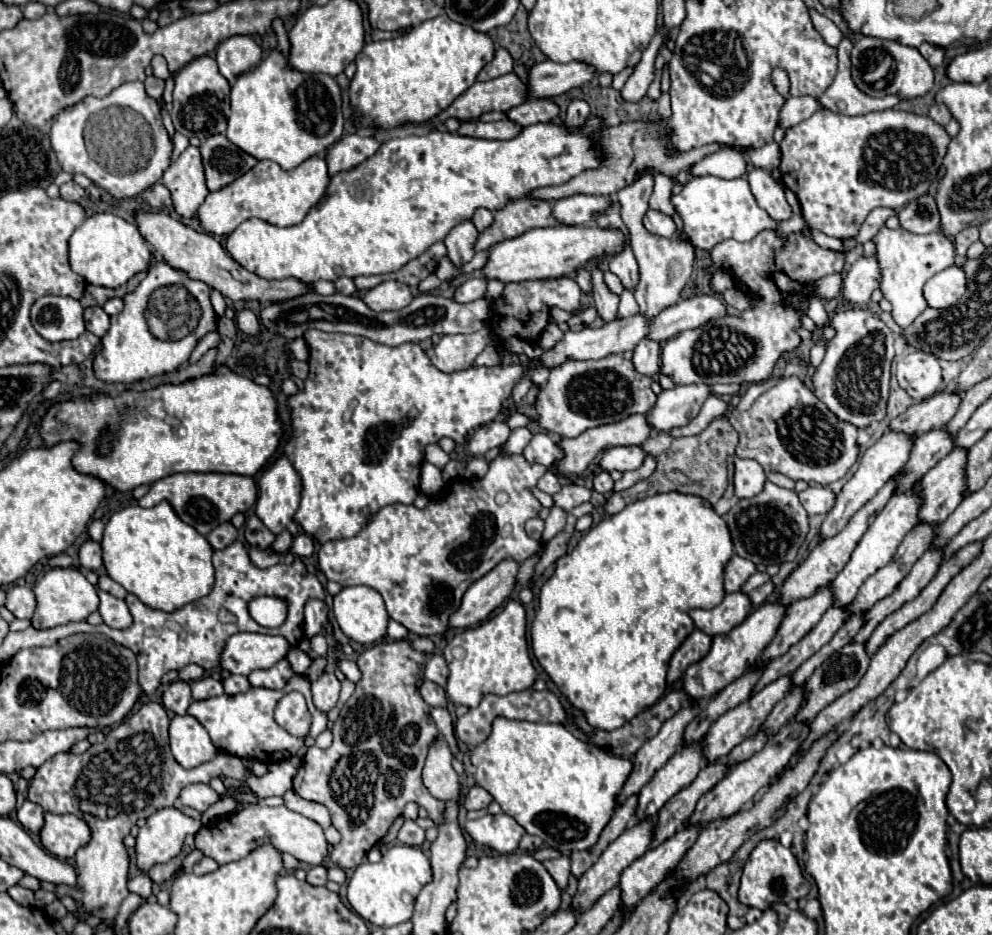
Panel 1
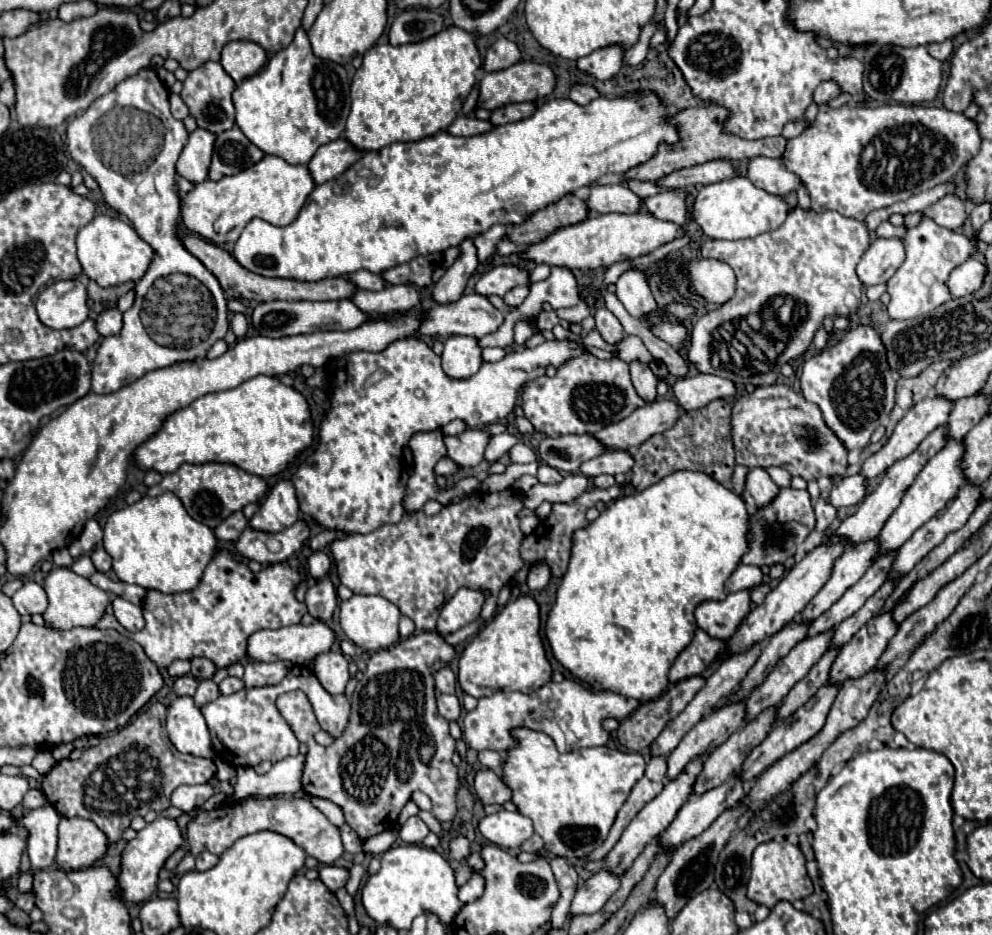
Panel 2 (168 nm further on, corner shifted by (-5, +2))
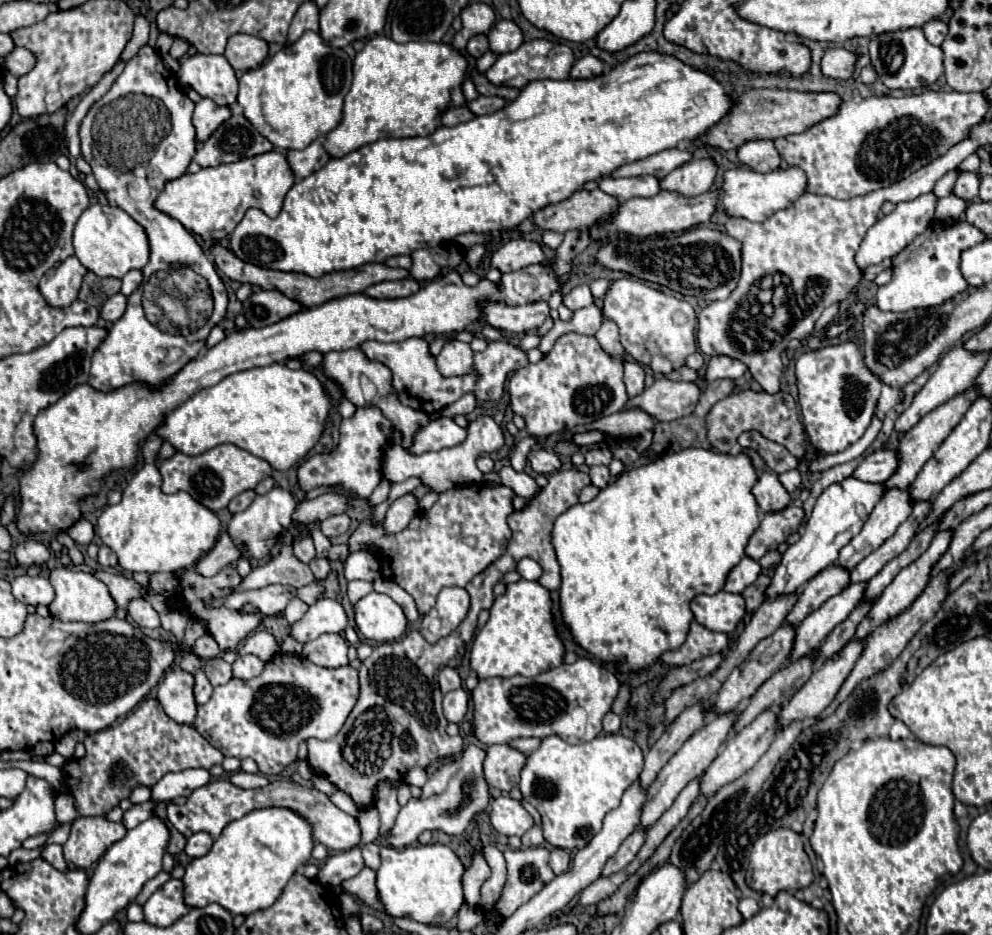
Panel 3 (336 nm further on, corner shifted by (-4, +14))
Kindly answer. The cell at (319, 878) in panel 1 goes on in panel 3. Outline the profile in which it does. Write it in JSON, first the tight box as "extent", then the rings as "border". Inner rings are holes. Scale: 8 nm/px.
{"extent":[318,846,364,888],"border":[[[358,846],[352,848],[352,850],[346,850],[346,852],[334,852],[320,866],[318,882],[322,886],[334,888],[342,880],[348,880],[348,878],[356,876],[362,868],[364,868],[364,860],[362,860],[362,854],[360,854]]]}

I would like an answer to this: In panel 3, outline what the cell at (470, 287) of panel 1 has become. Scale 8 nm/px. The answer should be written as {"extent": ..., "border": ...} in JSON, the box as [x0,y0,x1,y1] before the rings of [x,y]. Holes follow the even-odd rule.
{"extent":[492,238,544,272],"border":[[[512,238],[492,256],[492,266],[500,272],[512,272],[540,262],[544,262],[542,246],[538,242],[524,238]]]}

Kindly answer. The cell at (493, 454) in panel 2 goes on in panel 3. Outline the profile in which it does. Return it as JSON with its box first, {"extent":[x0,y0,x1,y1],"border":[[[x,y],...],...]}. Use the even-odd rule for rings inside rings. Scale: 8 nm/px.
{"extent":[382,416,504,492],"border":[[[478,416],[476,420],[472,420],[466,428],[466,434],[468,436],[462,444],[452,446],[452,448],[442,448],[442,450],[436,450],[436,452],[426,452],[422,456],[410,456],[402,446],[392,444],[384,454],[384,470],[382,472],[390,482],[404,482],[410,476],[416,476],[432,492],[444,492],[444,490],[454,488],[454,486],[480,484],[482,472],[472,470],[472,464],[476,462],[478,454],[500,450],[502,444],[504,444],[504,436],[502,436],[500,426],[490,416]]]}

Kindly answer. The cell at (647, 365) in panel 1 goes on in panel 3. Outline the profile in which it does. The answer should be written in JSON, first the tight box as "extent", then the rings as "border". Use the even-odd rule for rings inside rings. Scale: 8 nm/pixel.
{"extent":[624,360,644,398],"border":[[[634,360],[624,362],[624,384],[628,398],[634,398],[644,392],[644,368],[642,364],[634,364]]]}

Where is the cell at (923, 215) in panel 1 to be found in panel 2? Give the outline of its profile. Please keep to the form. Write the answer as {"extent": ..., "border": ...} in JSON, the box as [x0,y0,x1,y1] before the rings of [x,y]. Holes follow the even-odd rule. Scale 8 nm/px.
{"extent":[923,194,965,230],"border":[[[947,194],[939,202],[929,206],[927,210],[923,210],[923,216],[943,228],[957,230],[965,222],[965,202]]]}

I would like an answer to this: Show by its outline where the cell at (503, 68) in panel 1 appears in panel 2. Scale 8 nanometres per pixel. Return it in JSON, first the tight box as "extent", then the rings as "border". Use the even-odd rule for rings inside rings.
{"extent":[483,36,519,72],"border":[[[503,36],[493,42],[493,46],[487,50],[483,70],[485,72],[495,72],[495,70],[505,70],[513,64],[519,62],[519,48],[511,42],[505,40]]]}

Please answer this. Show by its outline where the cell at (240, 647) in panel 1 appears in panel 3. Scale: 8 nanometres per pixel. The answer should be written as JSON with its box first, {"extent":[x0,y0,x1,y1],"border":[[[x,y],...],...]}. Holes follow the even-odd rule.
{"extent":[290,598,348,642],"border":[[[322,598],[308,608],[304,618],[292,626],[290,634],[300,642],[308,642],[326,632],[344,632],[346,624],[348,616],[342,604],[336,598]]]}

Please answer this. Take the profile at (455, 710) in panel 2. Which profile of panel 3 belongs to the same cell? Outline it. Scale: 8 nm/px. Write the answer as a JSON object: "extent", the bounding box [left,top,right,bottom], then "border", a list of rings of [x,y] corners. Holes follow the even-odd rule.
{"extent":[444,688,470,724],"border":[[[464,688],[448,692],[444,696],[444,716],[450,722],[460,724],[464,720],[464,716],[468,714],[468,702],[470,702],[470,694]]]}

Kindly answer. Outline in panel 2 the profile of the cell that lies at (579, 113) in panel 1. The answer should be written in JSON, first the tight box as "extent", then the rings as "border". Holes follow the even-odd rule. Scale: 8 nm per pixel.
{"extent":[569,84,599,106],"border":[[[577,84],[577,86],[573,86],[573,88],[571,88],[569,98],[571,98],[575,104],[579,104],[579,106],[587,106],[591,100],[599,98],[599,94],[597,94],[597,90],[595,90],[593,86]]]}

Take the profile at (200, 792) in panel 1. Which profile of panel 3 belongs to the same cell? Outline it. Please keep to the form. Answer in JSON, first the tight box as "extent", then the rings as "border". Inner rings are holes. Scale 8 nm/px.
{"extent":[152,768,210,804],"border":[[[202,768],[170,772],[152,786],[152,802],[158,804],[158,802],[170,802],[178,796],[190,796],[190,792],[194,792],[196,788],[208,782],[210,782],[210,774],[208,770]]]}

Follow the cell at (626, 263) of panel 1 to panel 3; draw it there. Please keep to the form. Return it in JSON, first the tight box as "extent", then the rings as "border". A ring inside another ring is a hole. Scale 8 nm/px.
{"extent":[602,278,696,374],"border":[[[622,278],[616,280],[604,296],[602,316],[618,324],[620,342],[624,350],[642,366],[648,366],[654,374],[670,374],[676,368],[686,366],[686,358],[696,352],[696,312],[686,300],[668,296],[656,288],[650,288],[642,280]]]}

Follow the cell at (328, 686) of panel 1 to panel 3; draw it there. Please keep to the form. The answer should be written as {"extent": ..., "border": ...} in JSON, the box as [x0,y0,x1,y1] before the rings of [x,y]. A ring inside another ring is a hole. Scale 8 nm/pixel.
{"extent":[304,634,348,668],"border":[[[322,634],[312,642],[304,644],[304,656],[316,666],[338,668],[348,664],[348,642],[340,634]]]}

